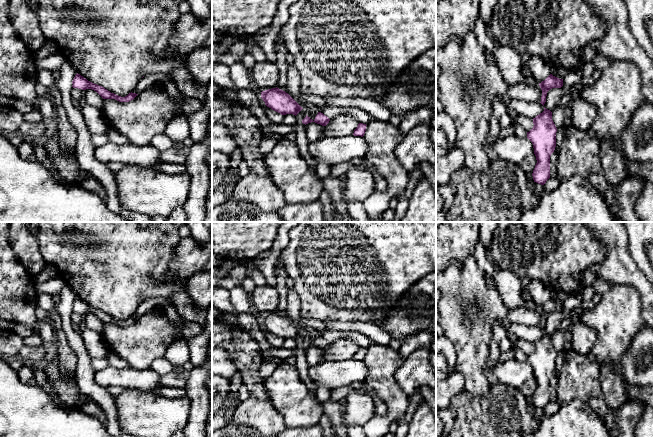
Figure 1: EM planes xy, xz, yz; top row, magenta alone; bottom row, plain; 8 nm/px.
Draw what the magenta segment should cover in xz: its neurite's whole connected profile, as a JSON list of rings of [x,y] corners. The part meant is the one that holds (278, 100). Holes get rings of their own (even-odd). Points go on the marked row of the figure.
[[[272,88],[261,92],[265,105],[281,115],[297,115],[303,108],[285,91]]]

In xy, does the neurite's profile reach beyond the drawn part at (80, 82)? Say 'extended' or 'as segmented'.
as segmented

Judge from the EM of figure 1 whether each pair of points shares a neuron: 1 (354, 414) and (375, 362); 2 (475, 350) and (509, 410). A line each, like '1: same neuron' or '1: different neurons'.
1: different neurons
2: different neurons

